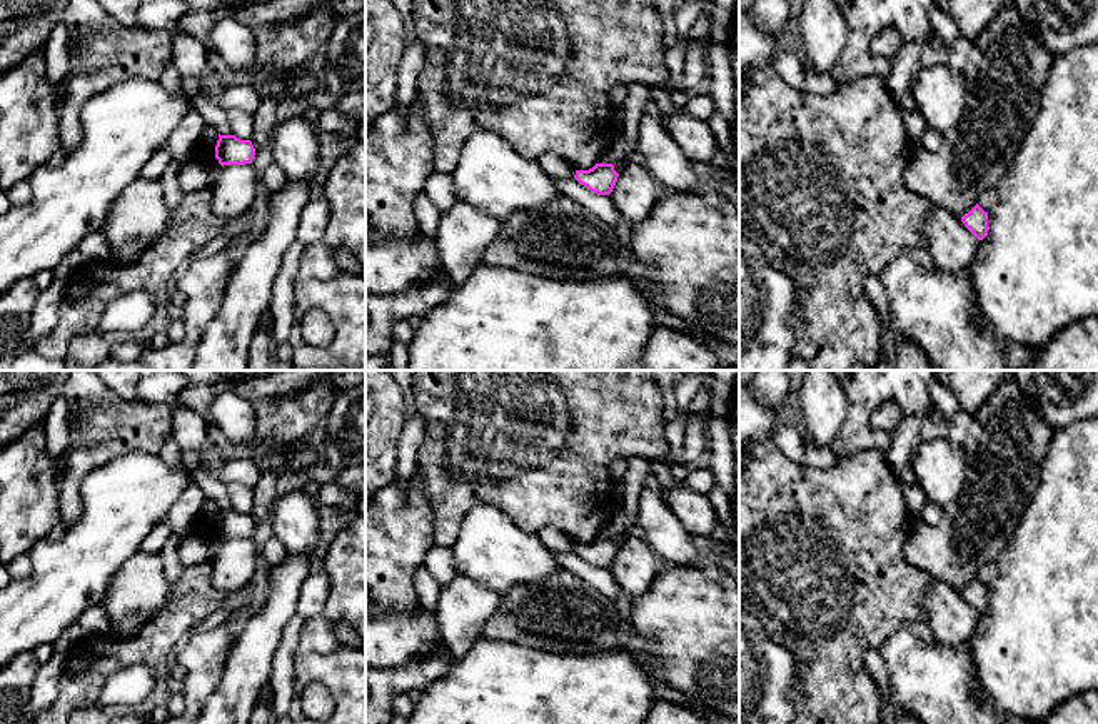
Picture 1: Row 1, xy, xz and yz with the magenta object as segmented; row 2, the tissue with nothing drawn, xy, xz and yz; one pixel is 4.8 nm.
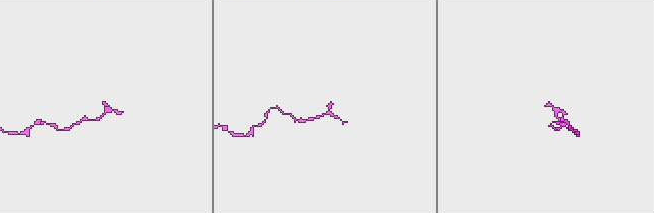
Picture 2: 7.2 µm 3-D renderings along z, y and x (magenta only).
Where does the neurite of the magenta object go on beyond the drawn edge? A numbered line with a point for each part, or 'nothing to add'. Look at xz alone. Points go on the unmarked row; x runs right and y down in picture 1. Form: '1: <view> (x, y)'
nothing to add

